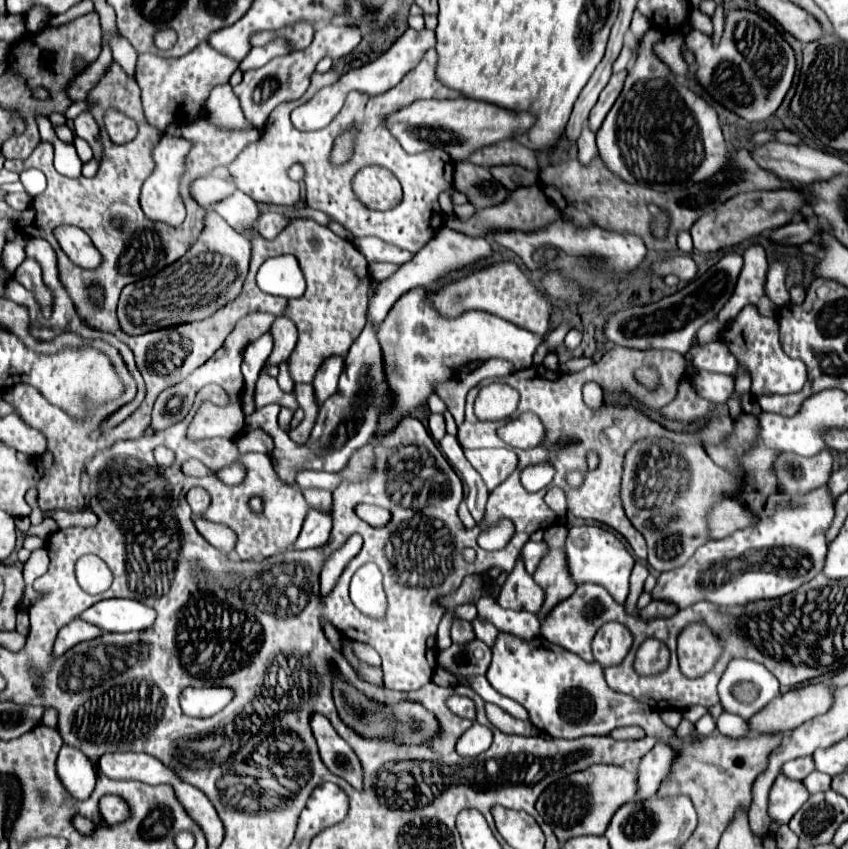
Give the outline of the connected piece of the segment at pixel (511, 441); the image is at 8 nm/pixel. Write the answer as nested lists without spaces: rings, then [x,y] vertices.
[[[523,413],[499,427],[499,437],[513,449],[533,449],[545,441],[545,427],[533,413]]]

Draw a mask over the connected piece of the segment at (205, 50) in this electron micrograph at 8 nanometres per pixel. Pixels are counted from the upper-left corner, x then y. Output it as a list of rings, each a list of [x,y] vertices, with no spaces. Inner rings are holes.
[[[205,41],[199,43],[191,53],[179,57],[179,59],[163,59],[151,53],[139,55],[137,59],[137,83],[141,87],[143,97],[143,111],[147,121],[157,127],[159,131],[165,131],[169,125],[179,125],[185,121],[193,121],[201,115],[203,103],[209,95],[209,91],[219,85],[227,83],[233,71],[239,67],[235,59],[225,57],[223,53],[217,53],[211,45]],[[171,99],[175,99],[181,107],[177,113],[171,115]]]

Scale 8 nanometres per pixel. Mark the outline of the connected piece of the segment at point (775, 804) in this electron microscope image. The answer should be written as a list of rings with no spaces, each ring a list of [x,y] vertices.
[[[779,775],[769,793],[769,817],[783,825],[799,811],[799,807],[809,799],[809,791],[803,781],[789,779],[787,775]]]

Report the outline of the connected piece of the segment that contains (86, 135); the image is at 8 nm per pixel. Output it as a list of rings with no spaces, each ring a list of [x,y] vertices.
[[[81,113],[75,121],[73,121],[73,129],[75,133],[85,139],[91,149],[93,149],[93,155],[97,161],[101,161],[103,157],[103,147],[101,147],[101,135],[99,135],[99,125],[95,123],[93,115],[91,113]]]

